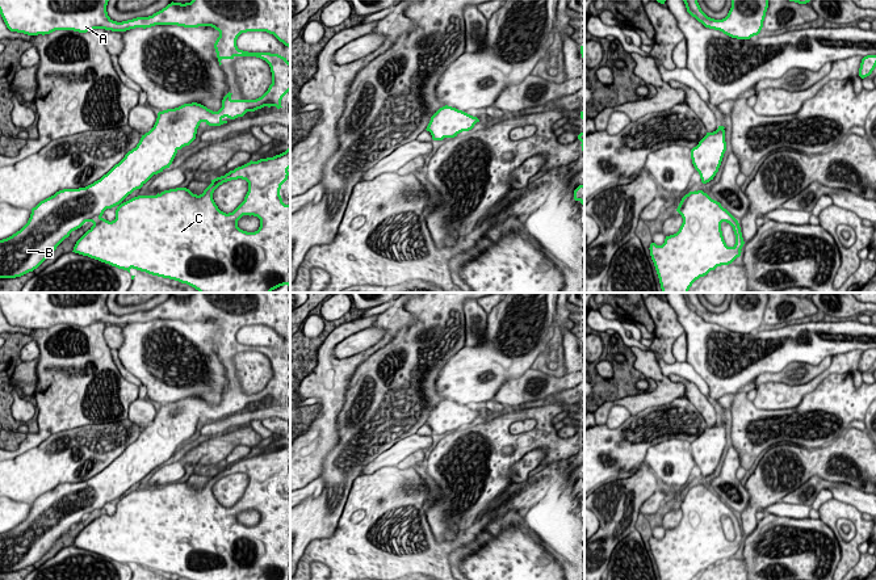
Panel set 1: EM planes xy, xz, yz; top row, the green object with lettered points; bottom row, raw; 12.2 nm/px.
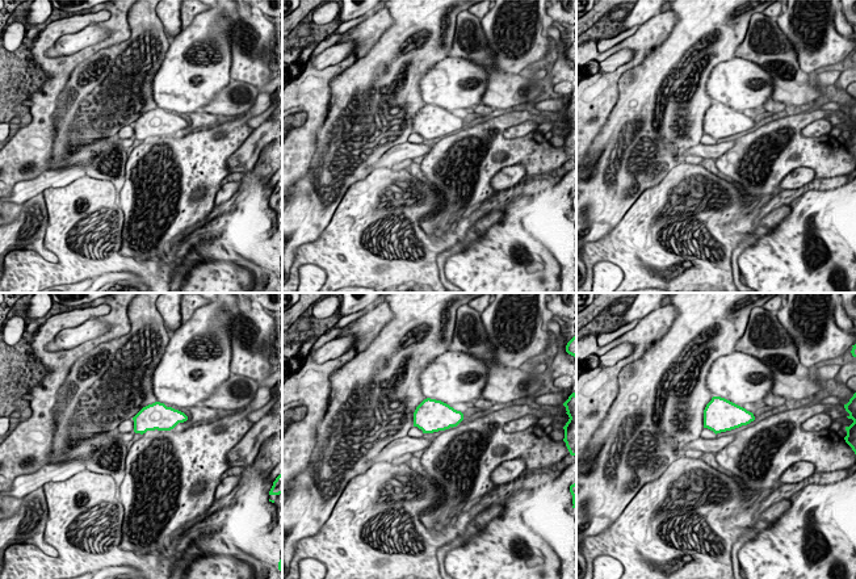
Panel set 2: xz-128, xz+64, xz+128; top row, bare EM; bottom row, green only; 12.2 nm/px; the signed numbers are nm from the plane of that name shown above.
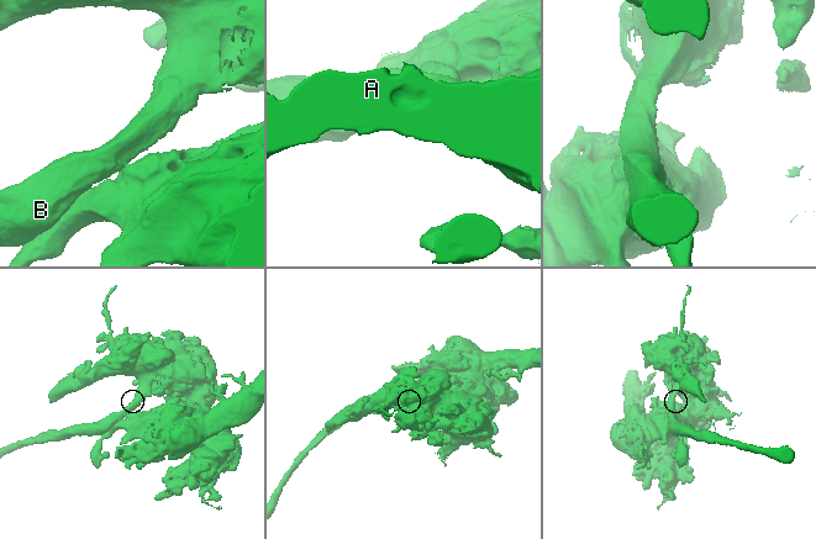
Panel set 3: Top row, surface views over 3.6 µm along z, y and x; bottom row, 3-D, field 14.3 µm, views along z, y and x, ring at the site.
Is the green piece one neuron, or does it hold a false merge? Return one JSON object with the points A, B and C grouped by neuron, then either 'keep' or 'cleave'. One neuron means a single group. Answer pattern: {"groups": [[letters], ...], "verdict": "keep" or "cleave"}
{"groups": [["A", "B", "C"]], "verdict": "keep"}

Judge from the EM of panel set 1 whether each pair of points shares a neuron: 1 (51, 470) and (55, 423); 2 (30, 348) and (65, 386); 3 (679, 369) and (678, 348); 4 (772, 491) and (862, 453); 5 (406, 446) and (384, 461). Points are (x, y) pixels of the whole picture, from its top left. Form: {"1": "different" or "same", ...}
{"1": "different", "2": "different", "3": "different", "4": "same", "5": "same"}

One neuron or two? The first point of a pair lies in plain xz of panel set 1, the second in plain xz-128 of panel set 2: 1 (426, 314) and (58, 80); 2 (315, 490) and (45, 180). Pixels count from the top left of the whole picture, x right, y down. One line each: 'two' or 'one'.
1: two
2: one

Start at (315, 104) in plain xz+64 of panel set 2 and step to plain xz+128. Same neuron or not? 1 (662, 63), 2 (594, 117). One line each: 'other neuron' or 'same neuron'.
1: other neuron
2: same neuron

